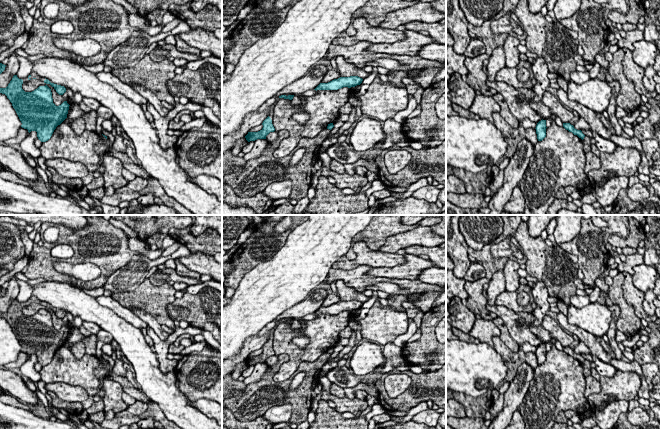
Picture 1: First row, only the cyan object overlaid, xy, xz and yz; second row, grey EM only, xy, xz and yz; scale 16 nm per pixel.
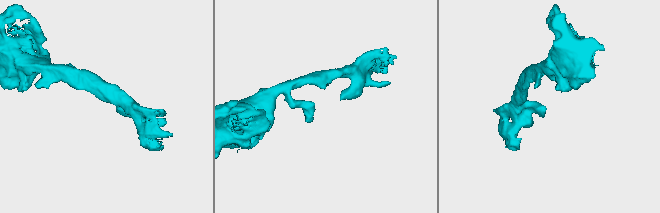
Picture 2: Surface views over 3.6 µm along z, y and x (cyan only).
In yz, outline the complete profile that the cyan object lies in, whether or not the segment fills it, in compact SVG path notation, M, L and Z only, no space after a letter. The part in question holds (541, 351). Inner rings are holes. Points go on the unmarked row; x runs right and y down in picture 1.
M541 344L536 349L536 358L538 365L542 365L546 361L546 344Z

